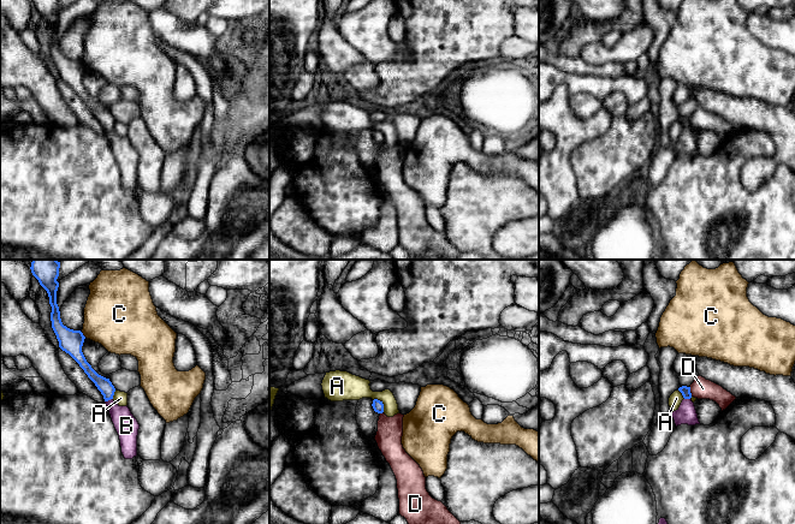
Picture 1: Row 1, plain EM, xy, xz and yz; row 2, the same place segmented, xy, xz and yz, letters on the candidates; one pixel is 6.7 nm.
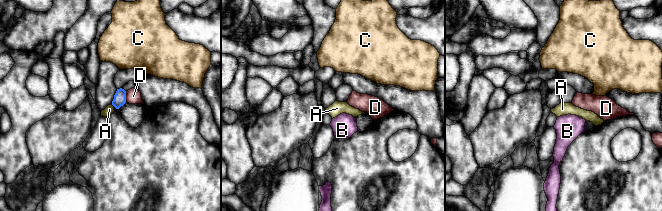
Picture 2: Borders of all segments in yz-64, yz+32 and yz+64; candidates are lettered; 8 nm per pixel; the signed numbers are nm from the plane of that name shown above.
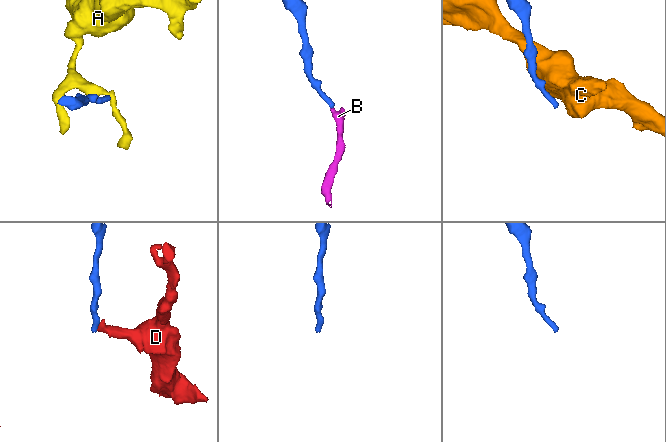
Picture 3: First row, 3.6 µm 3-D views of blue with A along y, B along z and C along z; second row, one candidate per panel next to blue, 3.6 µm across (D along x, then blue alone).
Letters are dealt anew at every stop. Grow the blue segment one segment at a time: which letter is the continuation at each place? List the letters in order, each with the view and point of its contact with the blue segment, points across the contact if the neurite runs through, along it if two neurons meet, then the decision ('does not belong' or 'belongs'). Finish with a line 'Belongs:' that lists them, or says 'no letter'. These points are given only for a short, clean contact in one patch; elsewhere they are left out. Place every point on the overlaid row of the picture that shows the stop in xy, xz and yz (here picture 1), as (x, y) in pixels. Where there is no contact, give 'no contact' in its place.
A: contact xz (383, 404); border xz (374, 398), (383, 404), (384, 411); does not belong
B: contact xy (108, 399); way xy (104, 385), (108, 392), (108, 399), (126, 426); belongs
C: contact xy (82, 334); does not belong
D: contact yz (689, 392); border yz (689, 387), (692, 396); does not belong
Belongs: B

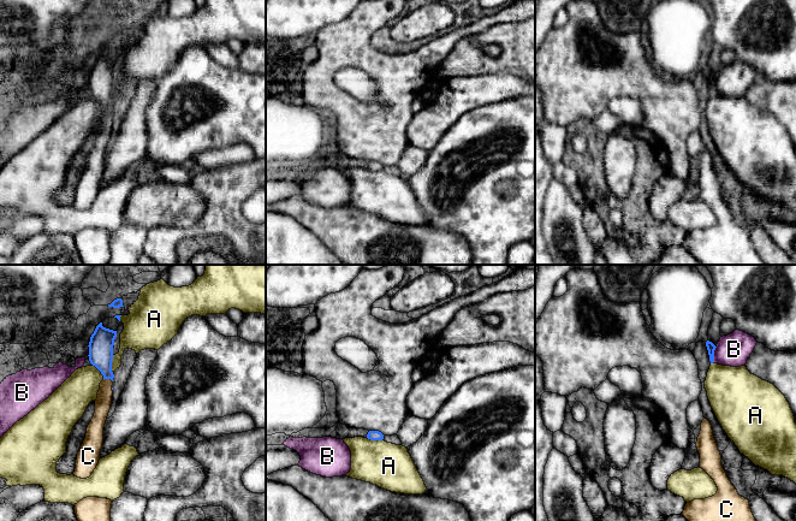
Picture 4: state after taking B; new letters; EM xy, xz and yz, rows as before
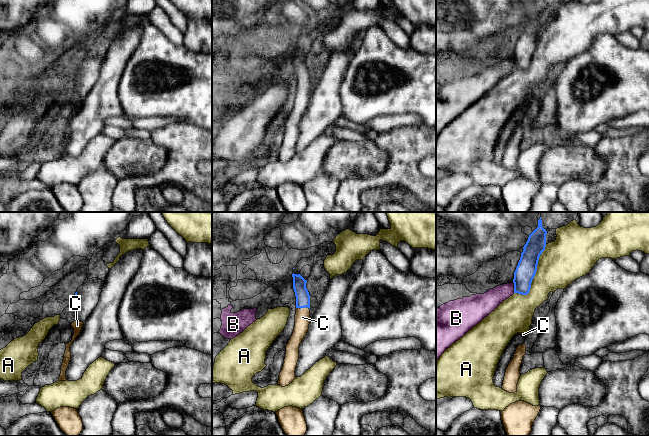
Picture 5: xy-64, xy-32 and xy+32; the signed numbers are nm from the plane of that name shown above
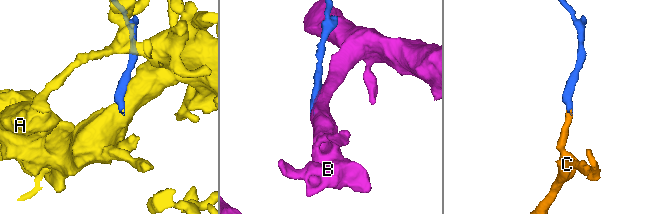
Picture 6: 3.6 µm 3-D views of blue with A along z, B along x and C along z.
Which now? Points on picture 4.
A: contact xy (111, 363); does not belong
B: contact yz (713, 355); border yz (717, 347), (712, 362); does not belong
C: contact xy (108, 378); way xy (101, 343), (101, 359), (108, 378), (102, 404); belongs
Belongs: C

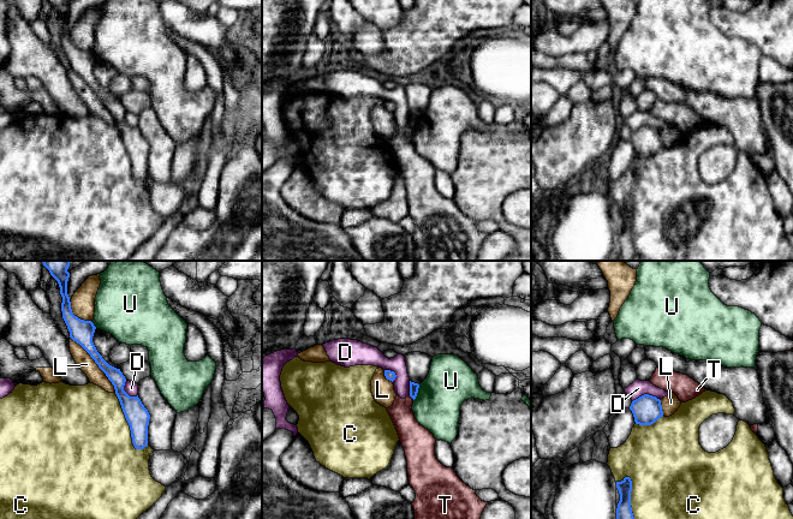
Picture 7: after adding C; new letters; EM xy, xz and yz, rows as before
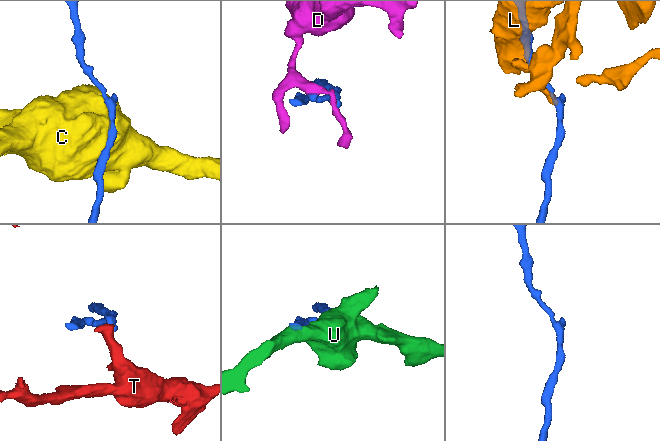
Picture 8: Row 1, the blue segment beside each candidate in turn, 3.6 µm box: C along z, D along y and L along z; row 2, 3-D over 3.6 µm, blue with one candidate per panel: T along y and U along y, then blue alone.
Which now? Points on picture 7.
C: contact xy (129, 424); does not belong
D: contact yz (645, 394); border yz (659, 398), (651, 394), (642, 394), (632, 401); does not belong
L: contact xy (96, 363); does not belong
T: contact xz (411, 397); border xz (409, 394), (413, 399); does not belong
U: contact xz (417, 392); does not belong
Belongs: no letter

